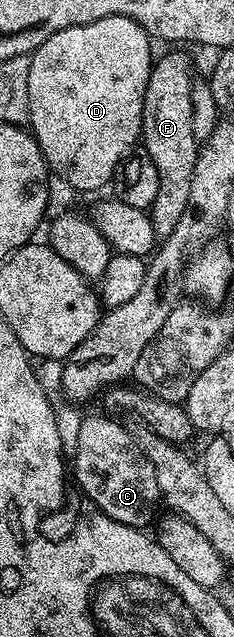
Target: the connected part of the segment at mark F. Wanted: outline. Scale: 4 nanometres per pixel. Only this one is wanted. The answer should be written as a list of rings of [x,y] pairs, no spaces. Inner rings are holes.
[[[175,47],[172,53],[156,60],[151,66],[149,83],[143,100],[143,132],[141,145],[157,166],[157,199],[150,207],[156,238],[165,239],[177,227],[177,219],[189,208],[189,186],[199,158],[200,143],[193,137],[193,102],[191,92],[196,82],[191,79],[191,57]]]

